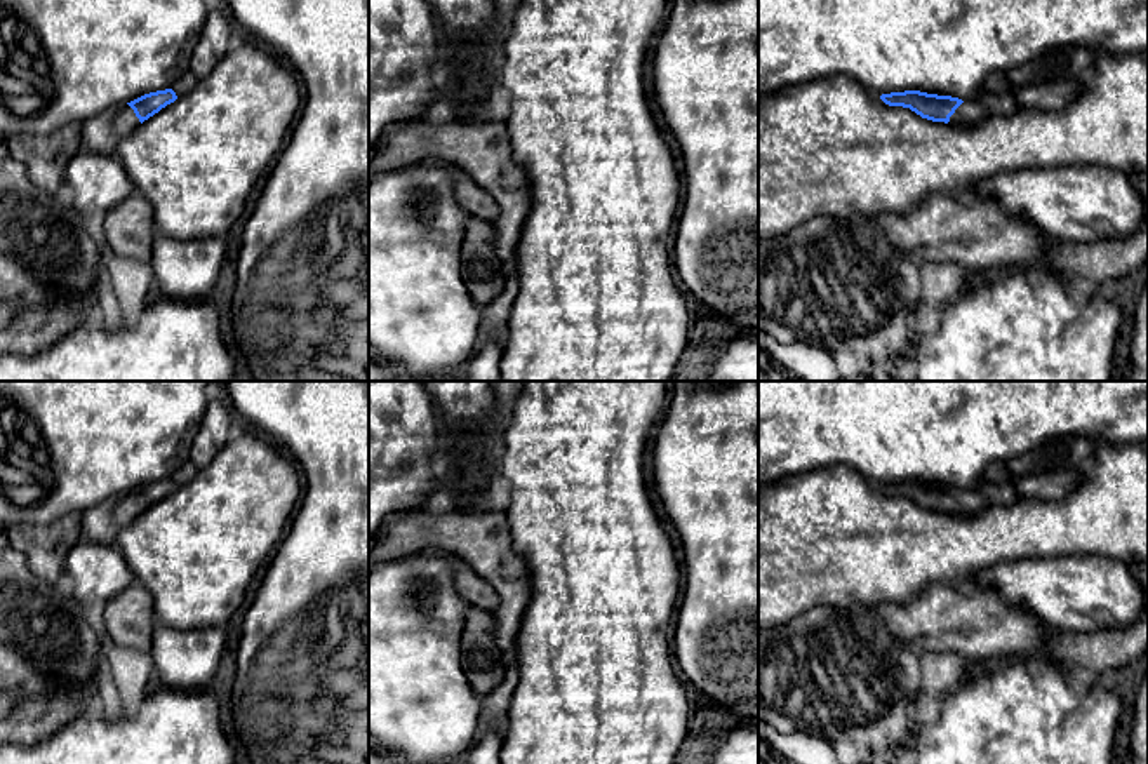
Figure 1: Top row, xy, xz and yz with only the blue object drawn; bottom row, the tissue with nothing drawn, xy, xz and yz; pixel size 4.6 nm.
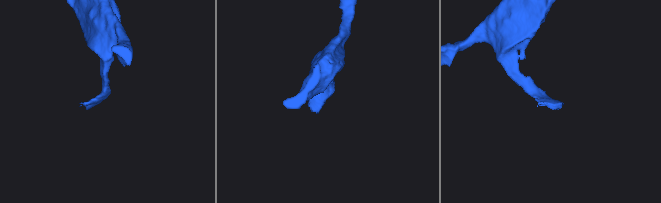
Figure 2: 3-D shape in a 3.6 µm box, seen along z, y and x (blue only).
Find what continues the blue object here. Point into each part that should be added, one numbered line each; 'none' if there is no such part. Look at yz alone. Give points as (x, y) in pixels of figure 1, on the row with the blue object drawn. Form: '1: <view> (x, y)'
1: yz (971, 112)

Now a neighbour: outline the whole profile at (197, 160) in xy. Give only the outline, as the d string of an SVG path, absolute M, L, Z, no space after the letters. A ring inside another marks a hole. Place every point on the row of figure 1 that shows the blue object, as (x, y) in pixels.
M256 42L230 49L191 92L177 97L123 137L115 158L150 202L157 237L150 266L157 294L207 298L223 277L226 233L240 219L259 179L271 167L301 111L296 70Z

